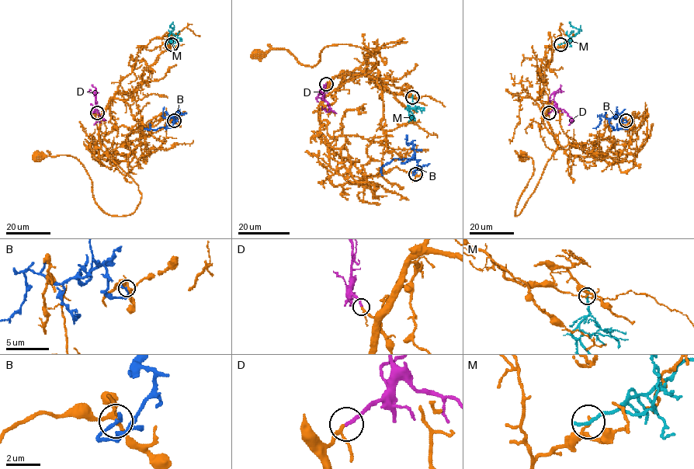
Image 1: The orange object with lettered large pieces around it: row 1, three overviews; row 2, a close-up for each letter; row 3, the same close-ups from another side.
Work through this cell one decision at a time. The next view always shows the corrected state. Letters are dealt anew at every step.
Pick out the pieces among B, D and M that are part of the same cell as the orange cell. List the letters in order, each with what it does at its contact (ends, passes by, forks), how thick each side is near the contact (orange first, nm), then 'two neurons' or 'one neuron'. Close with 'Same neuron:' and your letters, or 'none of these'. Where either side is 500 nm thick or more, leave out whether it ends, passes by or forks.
B: it ends; calibres 200 and 260 nm; two neurons
D: it ends; calibres 140 and 200 nm; one neuron
M: it ends; calibres 110 and 240 nm; two neurons
Same neuron: D

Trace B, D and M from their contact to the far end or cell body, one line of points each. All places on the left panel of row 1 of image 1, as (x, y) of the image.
B: (174, 119), (171, 122), (175, 121), (178, 113), (171, 127), (146, 129)
D: (97, 112), (101, 119), (93, 125)
M: (171, 44), (168, 39), (173, 29), (170, 26), (172, 22)

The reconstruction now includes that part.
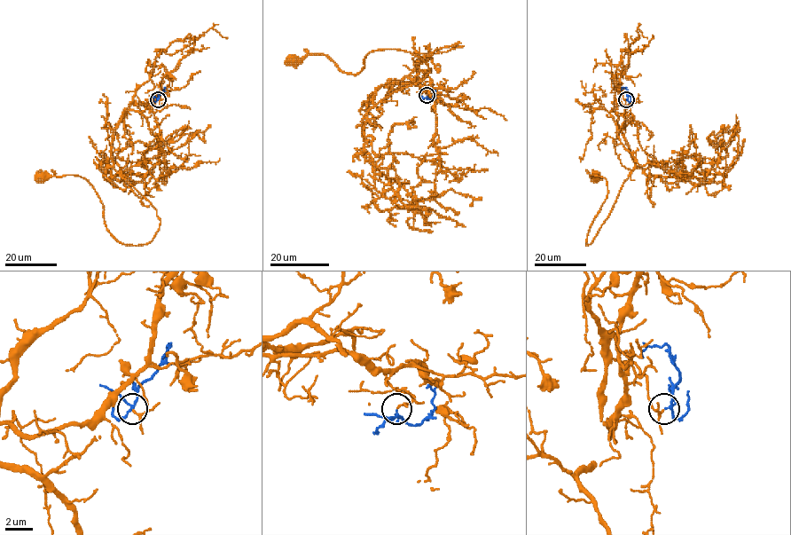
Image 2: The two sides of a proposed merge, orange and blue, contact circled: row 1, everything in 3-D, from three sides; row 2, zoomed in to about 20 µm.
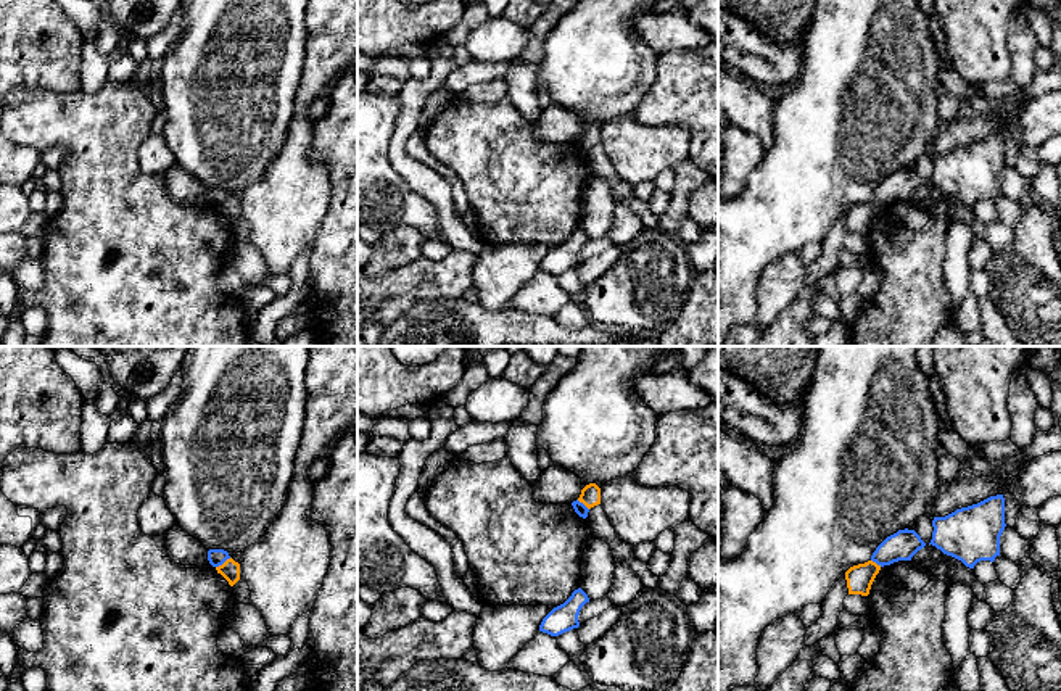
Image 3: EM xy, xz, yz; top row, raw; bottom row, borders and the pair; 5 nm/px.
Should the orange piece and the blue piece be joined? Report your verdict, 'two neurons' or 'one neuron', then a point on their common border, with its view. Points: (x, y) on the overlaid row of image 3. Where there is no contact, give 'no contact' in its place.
two neurons | xy (224, 562)

